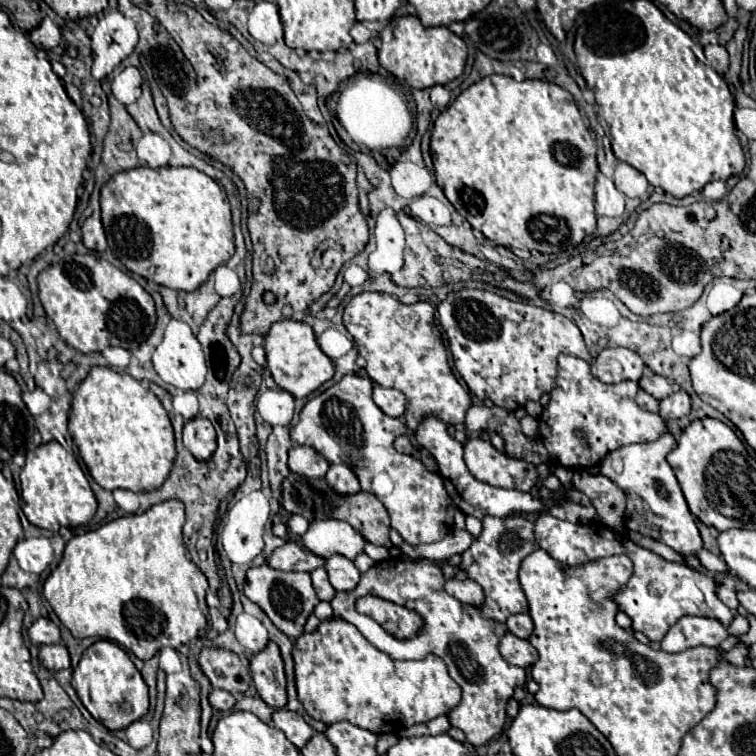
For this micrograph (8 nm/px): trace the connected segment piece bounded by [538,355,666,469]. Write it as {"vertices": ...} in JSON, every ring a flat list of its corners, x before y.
{"vertices":[[560,355,558,377,550,391,550,403,540,415,538,439,560,465,576,469,600,463,610,451,622,445,654,441,666,431,666,423,658,413,648,413,636,405,636,391,638,385,634,381,606,385,590,373,590,365,586,361]]}

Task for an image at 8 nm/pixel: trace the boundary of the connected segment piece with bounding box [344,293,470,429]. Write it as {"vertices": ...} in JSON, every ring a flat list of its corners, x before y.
{"vertices":[[360,293,352,297,352,301,344,309,344,325,348,333,354,337,358,353,366,359,366,373,370,379,382,387,392,387,404,393,406,397,406,423,410,429,416,429,422,415,430,413,440,417,444,423,458,425,464,423,464,413,470,407,470,397,466,389,454,377,448,365,448,353,440,335,440,329,434,321,434,307,430,303,418,301,412,305,404,305,398,299,386,293]]}

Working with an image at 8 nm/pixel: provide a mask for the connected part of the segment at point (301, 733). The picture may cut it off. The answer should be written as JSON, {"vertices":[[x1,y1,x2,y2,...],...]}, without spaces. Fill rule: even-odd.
{"vertices":[[278,709,272,715,274,725,284,731,284,735,298,747,302,749,306,745,306,741,312,737,312,727,294,711,290,709]]}

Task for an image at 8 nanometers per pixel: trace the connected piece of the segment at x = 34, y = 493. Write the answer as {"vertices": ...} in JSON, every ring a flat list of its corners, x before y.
{"vertices":[[50,441,46,445,36,447,34,451,28,451,26,465,20,473,20,483,22,511,28,521,40,529,58,533,58,527,75,528,84,525,96,513,96,497,80,463,76,461,74,453,66,451,58,441]]}

